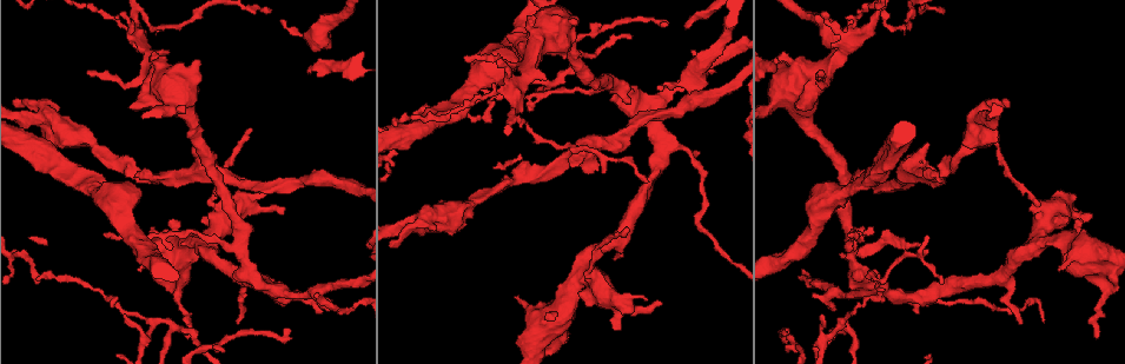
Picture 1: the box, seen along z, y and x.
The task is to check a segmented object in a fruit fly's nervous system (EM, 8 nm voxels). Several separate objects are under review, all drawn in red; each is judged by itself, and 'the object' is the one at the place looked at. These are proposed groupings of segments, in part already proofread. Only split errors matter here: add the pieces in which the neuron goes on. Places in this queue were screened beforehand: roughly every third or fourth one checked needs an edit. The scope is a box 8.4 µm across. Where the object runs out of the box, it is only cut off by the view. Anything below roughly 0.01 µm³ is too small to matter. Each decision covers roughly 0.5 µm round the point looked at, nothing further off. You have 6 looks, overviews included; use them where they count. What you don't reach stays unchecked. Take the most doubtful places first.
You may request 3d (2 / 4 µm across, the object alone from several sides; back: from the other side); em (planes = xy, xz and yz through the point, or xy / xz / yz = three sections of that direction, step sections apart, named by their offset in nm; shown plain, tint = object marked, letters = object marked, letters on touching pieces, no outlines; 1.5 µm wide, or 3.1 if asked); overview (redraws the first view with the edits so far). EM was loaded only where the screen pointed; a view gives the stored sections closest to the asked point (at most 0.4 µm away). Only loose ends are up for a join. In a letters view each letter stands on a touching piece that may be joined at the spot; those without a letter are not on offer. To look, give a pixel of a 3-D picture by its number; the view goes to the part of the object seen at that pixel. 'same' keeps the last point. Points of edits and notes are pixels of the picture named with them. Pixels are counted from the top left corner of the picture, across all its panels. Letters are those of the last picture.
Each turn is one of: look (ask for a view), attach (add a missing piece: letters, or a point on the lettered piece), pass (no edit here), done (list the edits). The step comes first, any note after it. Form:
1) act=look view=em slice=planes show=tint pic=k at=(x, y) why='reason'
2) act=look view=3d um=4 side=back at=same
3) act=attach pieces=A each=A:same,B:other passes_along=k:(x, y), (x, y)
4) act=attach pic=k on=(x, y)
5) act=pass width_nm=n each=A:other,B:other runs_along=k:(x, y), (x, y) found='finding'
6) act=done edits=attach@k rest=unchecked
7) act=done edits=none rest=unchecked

act=look view=3d um=4 pic=1 at=(928, 144) why='an open end'

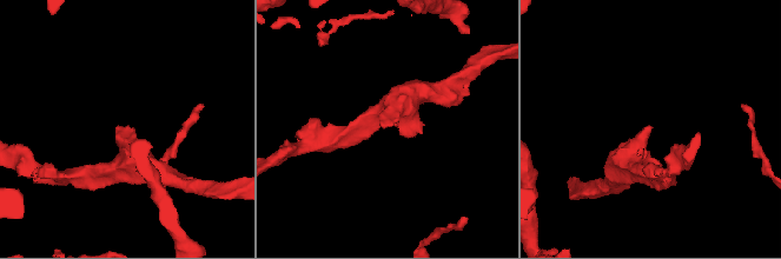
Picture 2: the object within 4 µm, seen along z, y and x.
act=look view=em slice=xy step=4 show=tint pic=2 at=(391, 124) why='need the tissue'

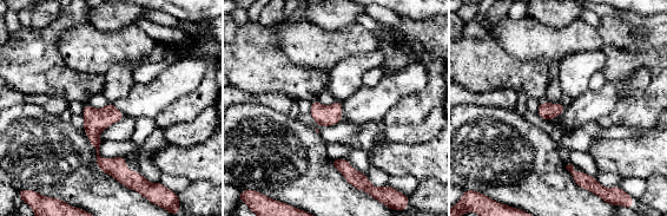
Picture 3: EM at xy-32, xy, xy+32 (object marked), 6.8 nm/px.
act=look view=em slice=planes show=letters at=same

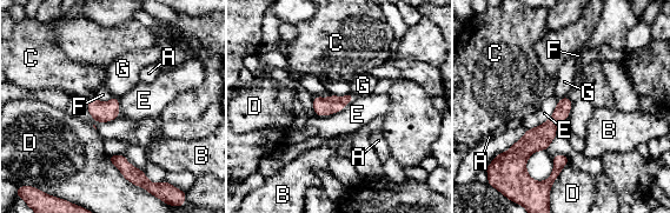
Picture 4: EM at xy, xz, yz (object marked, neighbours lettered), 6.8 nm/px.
act=pass longest_contact=E:320nm each=A:other,B:other,C:other,D:other,E:other,F:other,G:other border=4:(559, 99), (548, 119), (526, 130) found='none of them fits'

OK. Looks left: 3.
act=look view=3d um=4 pic=1 at=(685, 29) why='thin end'

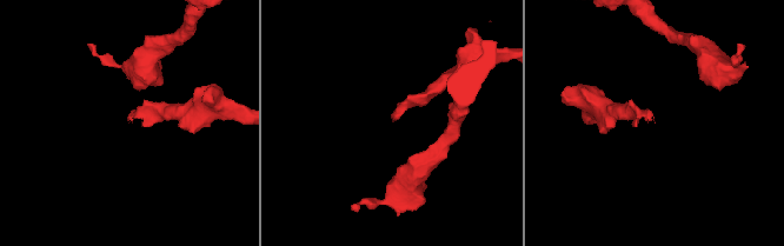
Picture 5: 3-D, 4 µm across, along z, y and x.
act=look view=em slice=xz step=4 show=letters pic=5 at=(131, 115)

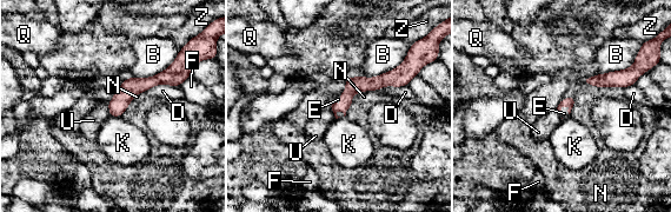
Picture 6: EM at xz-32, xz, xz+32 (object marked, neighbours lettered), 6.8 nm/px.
act=look view=em slice=planes show=letters at=same

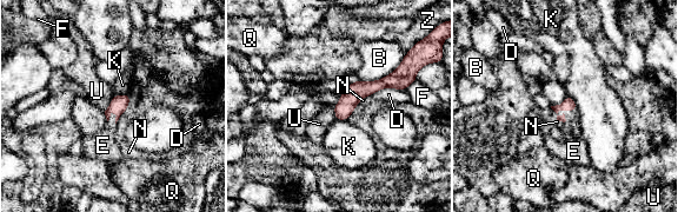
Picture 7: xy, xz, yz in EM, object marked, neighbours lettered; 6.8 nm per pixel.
act=attach pic=7 on=(562, 147) each=B:other,D:other,E:same,F:other,K:other,N:other,Q:other,U:other,Z:other found='it goes on there'

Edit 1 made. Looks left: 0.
act=done edits=attach@7 rest=unchecked

